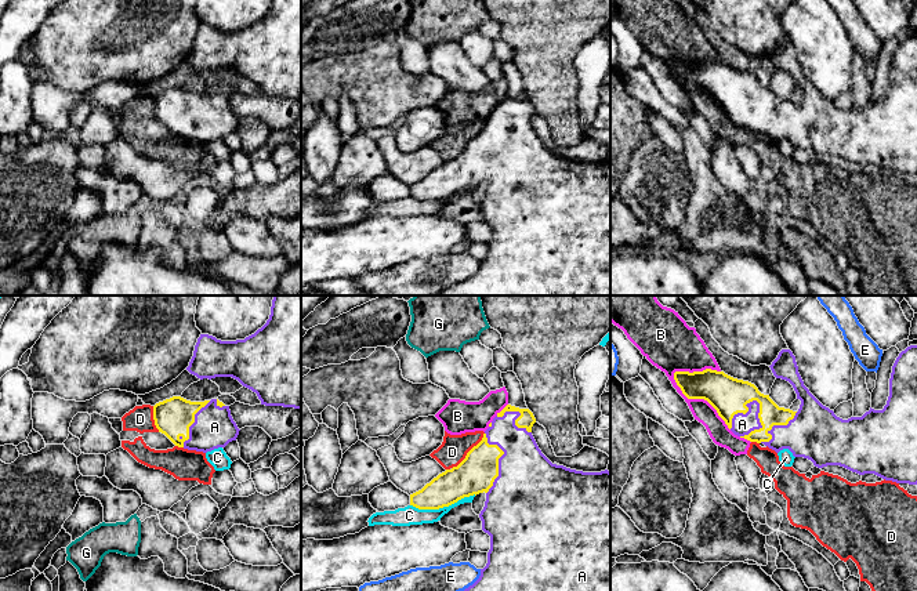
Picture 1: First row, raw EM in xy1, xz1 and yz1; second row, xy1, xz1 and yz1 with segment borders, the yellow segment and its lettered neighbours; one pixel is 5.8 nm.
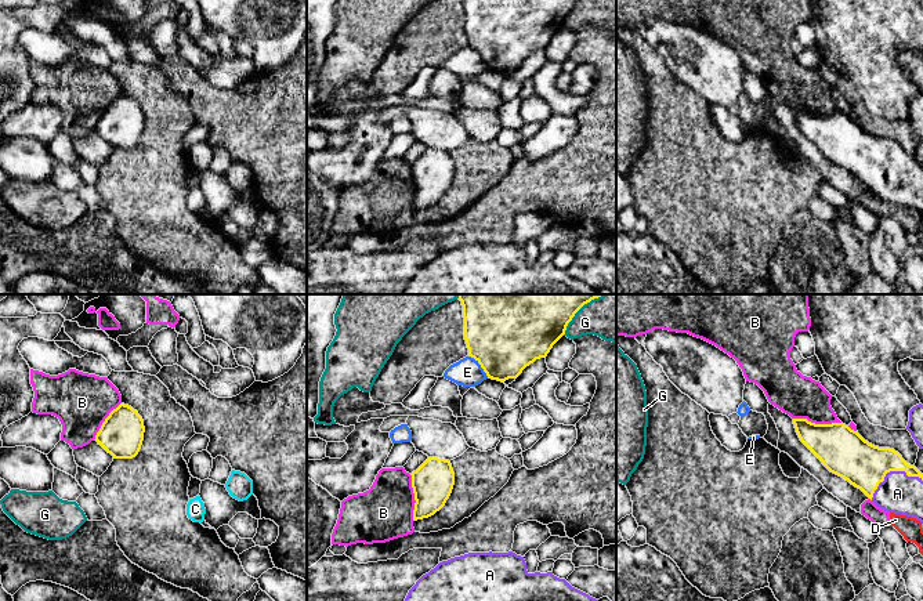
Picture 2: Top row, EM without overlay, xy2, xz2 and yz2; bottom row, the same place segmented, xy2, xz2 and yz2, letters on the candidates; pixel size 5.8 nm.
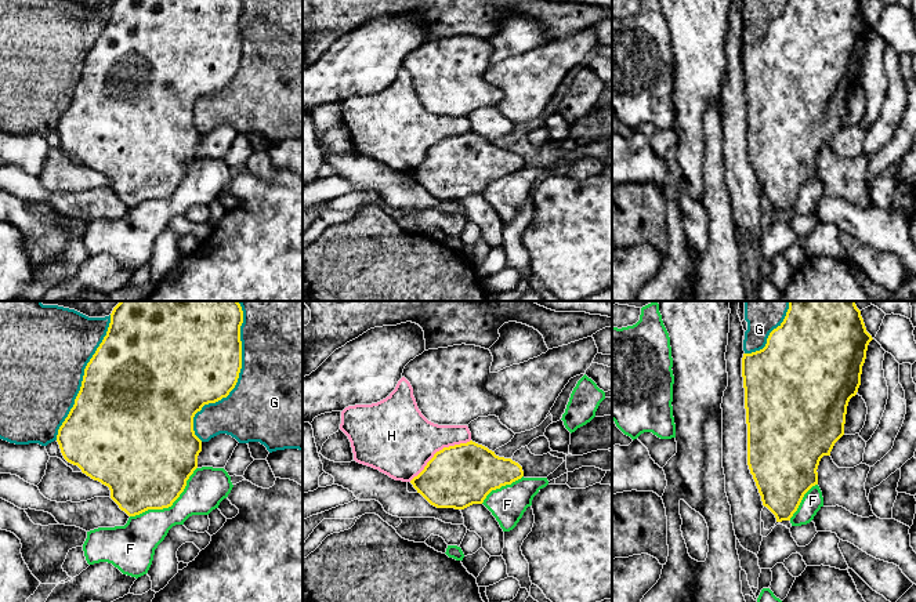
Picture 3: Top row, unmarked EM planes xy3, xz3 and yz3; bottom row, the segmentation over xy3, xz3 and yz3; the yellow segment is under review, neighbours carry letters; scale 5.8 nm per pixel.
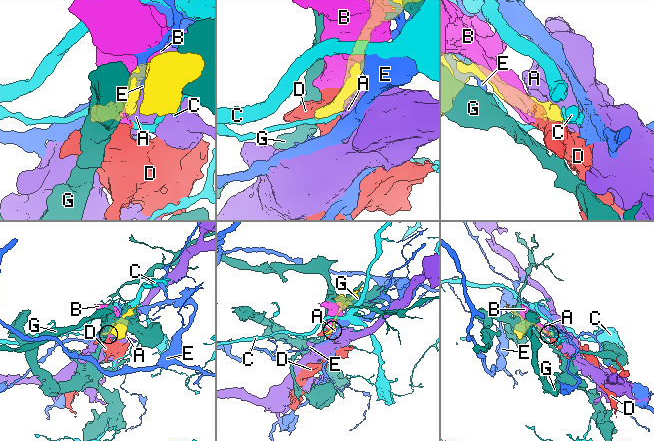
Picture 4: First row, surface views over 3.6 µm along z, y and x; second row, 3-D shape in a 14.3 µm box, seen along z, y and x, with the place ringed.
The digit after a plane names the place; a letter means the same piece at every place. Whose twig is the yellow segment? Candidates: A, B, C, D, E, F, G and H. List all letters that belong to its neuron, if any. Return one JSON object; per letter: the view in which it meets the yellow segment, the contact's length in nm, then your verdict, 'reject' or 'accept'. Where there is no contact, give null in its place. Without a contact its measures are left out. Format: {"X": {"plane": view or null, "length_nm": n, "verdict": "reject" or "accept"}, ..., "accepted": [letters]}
{"A": {"plane": "yz1", "length_nm": 240, "verdict": "accept"}, "B": {"plane": "yz1", "length_nm": 480, "verdict": "reject"}, "C": {"plane": "xz1", "length_nm": 380, "verdict": "reject"}, "D": {"plane": "xz1", "length_nm": 280, "verdict": "reject"}, "E": {"plane": "xz2", "length_nm": 180, "verdict": "reject"}, "F": {"plane": "xy3", "length_nm": 480, "verdict": "reject"}, "G": {"plane": "xy3", "length_nm": 800, "verdict": "reject"}, "H": {"plane": "xz3", "length_nm": 440, "verdict": "reject"}, "accepted": ["A"]}

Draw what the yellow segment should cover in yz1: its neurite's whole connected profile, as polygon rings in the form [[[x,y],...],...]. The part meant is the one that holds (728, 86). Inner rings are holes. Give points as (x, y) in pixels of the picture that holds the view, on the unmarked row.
[[[917,36],[907,37],[896,48],[889,69],[889,87],[884,99],[874,101],[870,98],[862,108],[848,110],[837,108],[833,101],[823,97],[809,83],[798,64],[795,47],[790,40],[782,40],[769,58],[776,69],[786,70],[793,76],[797,90],[801,91],[797,102],[779,98],[769,86],[761,84],[754,75],[733,69],[724,62],[711,59],[693,64],[675,62],[674,70],[688,90],[707,91],[728,119],[740,128],[764,134],[776,144],[789,139],[794,148],[808,149],[818,159],[840,156],[859,166],[874,164],[885,171],[917,175]]]

